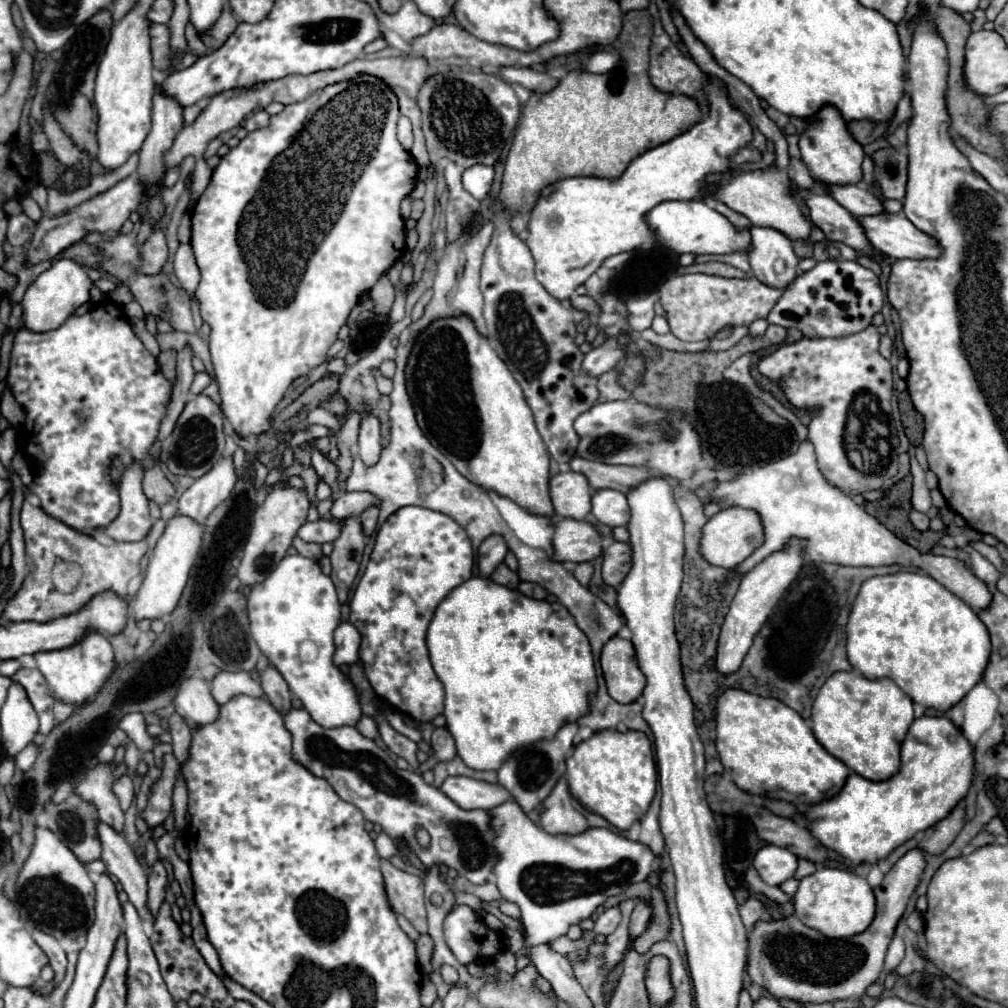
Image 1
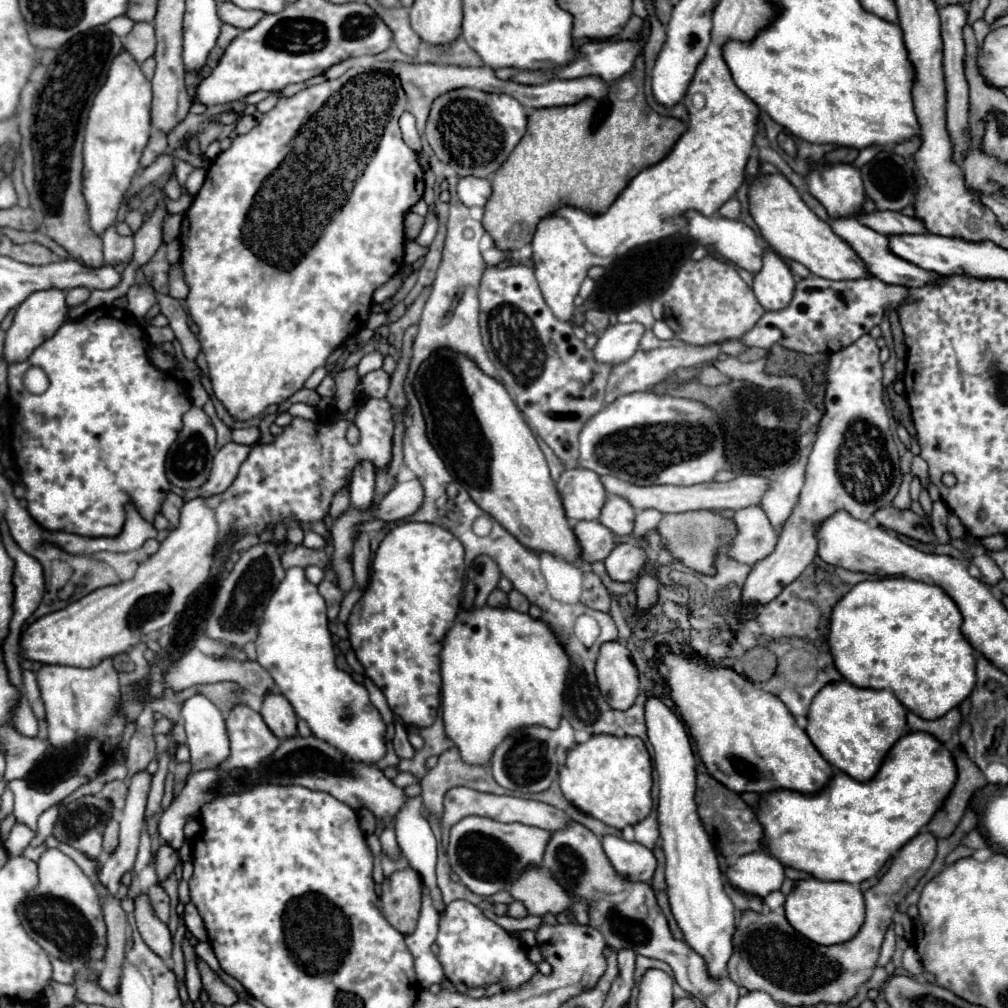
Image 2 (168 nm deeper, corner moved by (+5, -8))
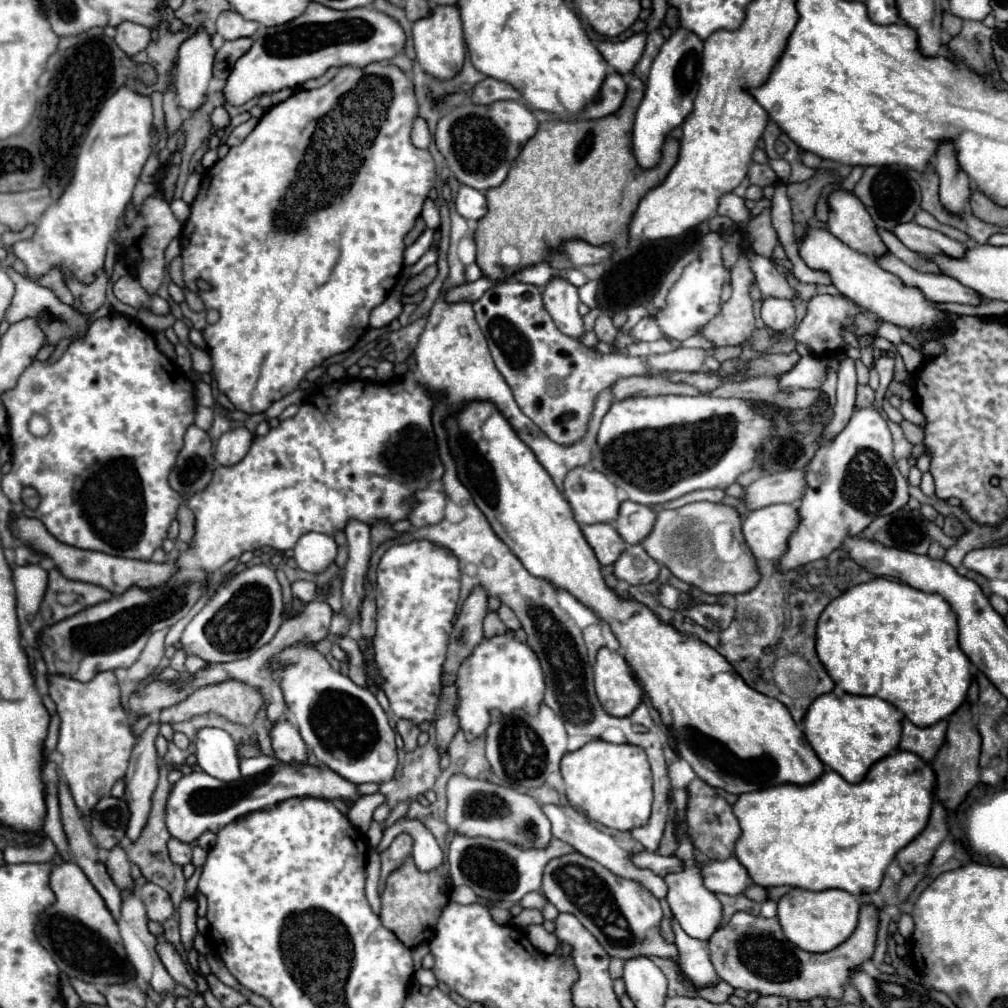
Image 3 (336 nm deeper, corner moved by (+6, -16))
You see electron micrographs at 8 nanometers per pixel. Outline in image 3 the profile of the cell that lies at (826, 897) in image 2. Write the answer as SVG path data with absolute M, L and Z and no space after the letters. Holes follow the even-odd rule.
M791 888L777 904L777 918L783 934L791 944L807 952L829 952L851 936L857 926L859 902L845 890L809 892L803 888Z

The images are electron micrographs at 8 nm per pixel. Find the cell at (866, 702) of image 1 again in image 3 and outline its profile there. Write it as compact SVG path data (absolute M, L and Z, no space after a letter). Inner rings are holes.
M833 690L815 698L809 706L803 732L819 760L831 770L839 772L847 782L859 782L867 770L893 750L897 750L901 740L901 720L903 714L885 700L877 696L853 696L841 690Z

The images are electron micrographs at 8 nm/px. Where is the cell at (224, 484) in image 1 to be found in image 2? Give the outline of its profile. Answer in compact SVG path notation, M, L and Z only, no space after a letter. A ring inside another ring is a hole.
M230 442L222 450L218 450L218 454L214 456L210 478L200 488L192 490L184 500L196 498L196 496L222 494L238 476L240 464L248 458L248 452L250 452L248 446L240 446L240 444L234 444L234 442Z

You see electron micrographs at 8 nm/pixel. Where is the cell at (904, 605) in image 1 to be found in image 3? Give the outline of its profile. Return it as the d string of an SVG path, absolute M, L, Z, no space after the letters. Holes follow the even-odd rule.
M873 578L833 598L817 620L817 656L835 686L849 694L879 696L899 708L915 726L949 718L963 702L971 682L971 662L957 640L957 618L939 594L925 594L909 584Z

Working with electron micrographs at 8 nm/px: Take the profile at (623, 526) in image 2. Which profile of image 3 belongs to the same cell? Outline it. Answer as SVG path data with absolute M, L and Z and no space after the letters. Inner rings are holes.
M627 500L619 508L619 518L615 520L615 528L627 544L639 544L653 530L655 518L657 512L653 508Z

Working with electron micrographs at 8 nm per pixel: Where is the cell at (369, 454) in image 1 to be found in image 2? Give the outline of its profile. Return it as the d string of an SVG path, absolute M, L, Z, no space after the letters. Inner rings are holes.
M364 460L356 464L356 468L352 470L352 480L350 480L352 506L356 508L370 506L374 496L374 476L376 476L376 468L372 462Z

